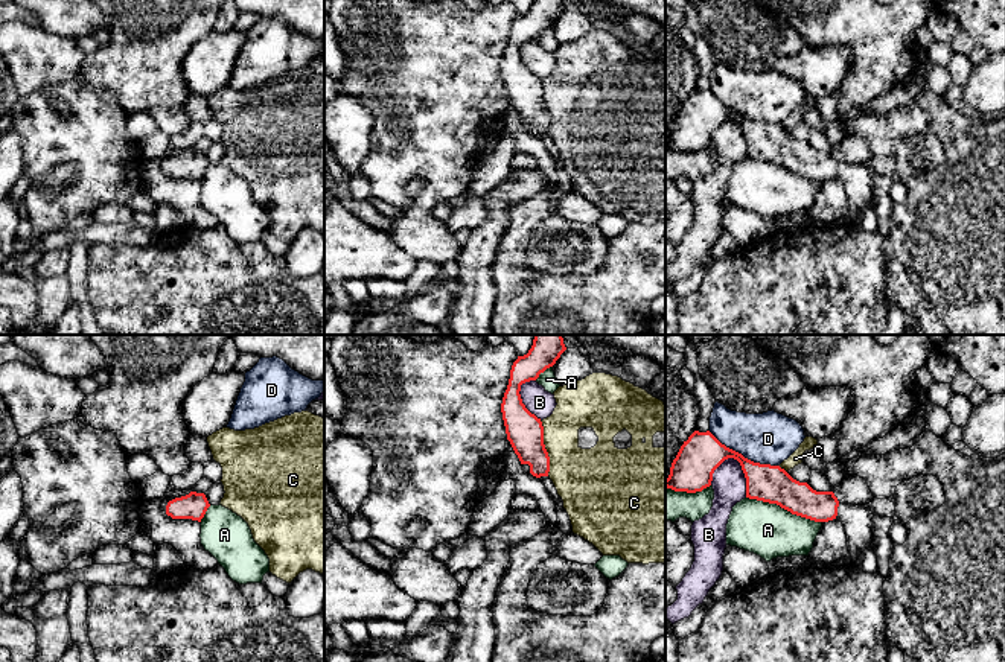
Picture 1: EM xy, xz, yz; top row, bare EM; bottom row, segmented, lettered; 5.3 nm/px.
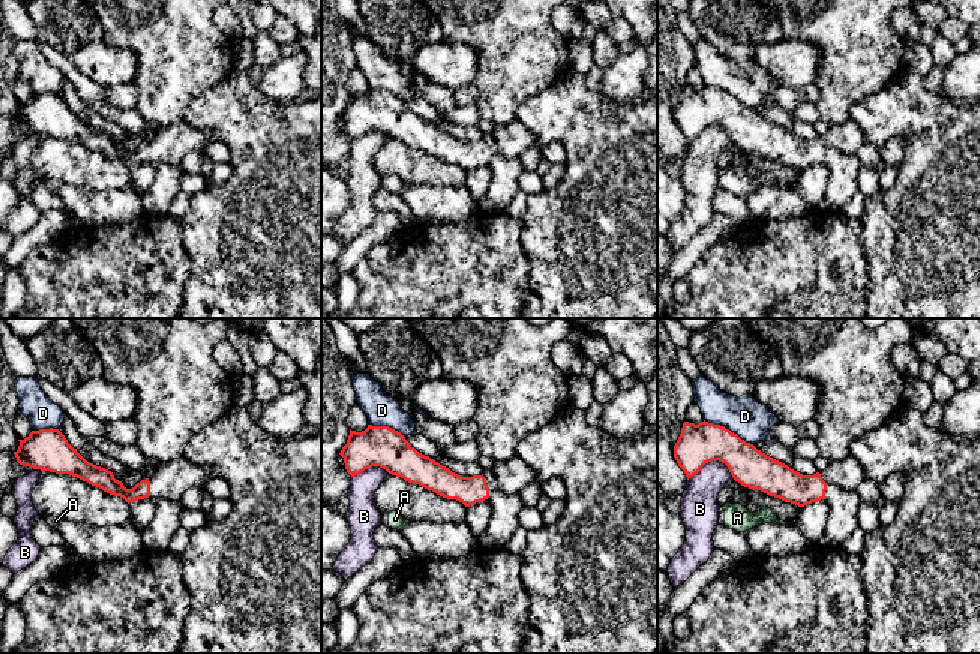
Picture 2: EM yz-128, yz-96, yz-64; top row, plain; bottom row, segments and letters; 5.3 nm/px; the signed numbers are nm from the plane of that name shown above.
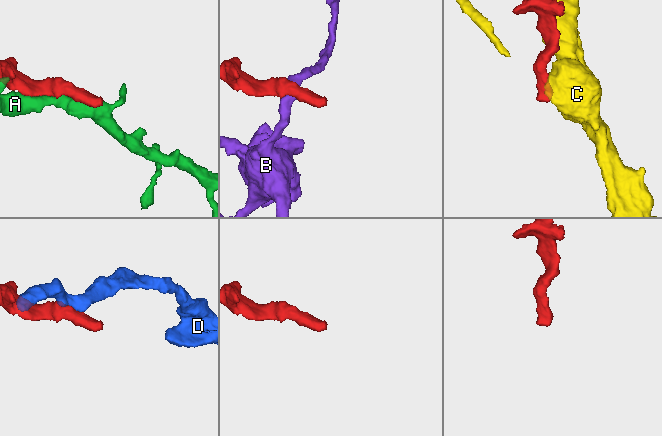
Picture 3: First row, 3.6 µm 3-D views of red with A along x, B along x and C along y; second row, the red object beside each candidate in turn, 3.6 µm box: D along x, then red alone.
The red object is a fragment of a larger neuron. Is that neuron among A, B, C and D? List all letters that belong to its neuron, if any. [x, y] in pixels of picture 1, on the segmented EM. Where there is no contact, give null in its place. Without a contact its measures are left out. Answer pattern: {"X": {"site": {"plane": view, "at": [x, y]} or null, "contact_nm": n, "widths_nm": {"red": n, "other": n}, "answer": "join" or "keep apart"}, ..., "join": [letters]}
{"A": {"site": {"plane": "yz", "at": [784, 509]}, "contact_nm": 420, "widths_nm": {"red": 200, "other": 280}, "answer": "keep apart"}, "B": {"site": {"plane": "yz", "at": [743, 472]}, "contact_nm": 240, "widths_nm": {"red": 220, "other": 180}, "answer": "keep apart"}, "C": {"site": {"plane": "xz", "at": [544, 448]}, "contact_nm": 300, "widths_nm": {"red": 190, "other": 300}, "answer": "keep apart"}, "D": {"site": {"plane": "yz", "at": [742, 455]}, "contact_nm": 420, "widths_nm": {"red": 220, "other": 280}, "answer": "keep apart"}, "join": []}

